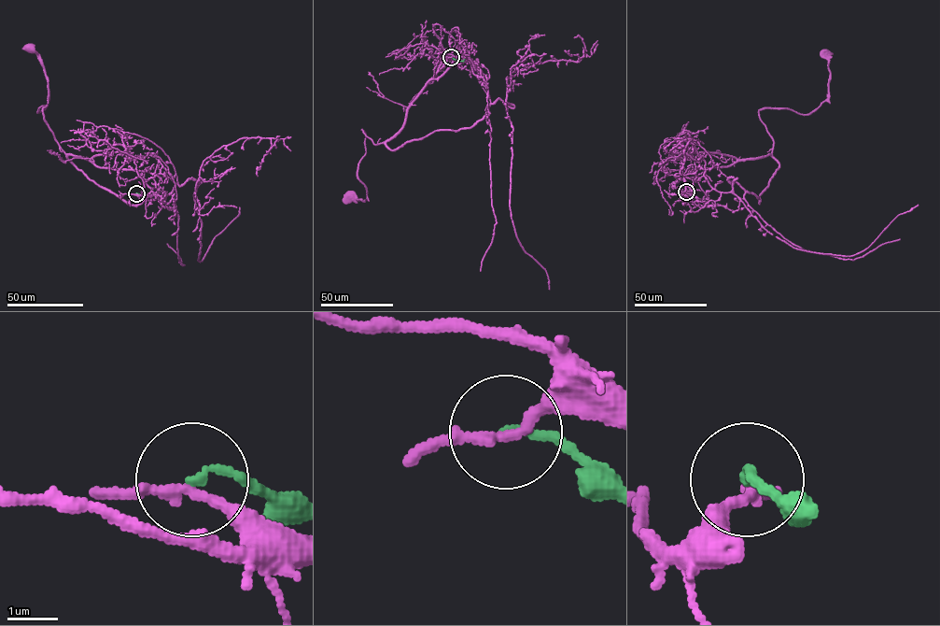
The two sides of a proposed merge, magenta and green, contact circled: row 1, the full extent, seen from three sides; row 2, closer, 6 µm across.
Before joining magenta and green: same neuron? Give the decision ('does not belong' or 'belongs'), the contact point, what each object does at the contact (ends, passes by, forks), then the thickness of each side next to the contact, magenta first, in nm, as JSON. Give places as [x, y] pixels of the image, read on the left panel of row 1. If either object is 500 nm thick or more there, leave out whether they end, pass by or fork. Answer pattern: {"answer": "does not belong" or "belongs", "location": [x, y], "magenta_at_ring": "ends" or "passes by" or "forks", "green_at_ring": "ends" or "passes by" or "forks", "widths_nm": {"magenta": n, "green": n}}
{"answer": "does not belong", "location": [136, 193], "magenta_at_ring": "passes by", "green_at_ring": "ends", "widths_nm": {"magenta": 200, "green": 160}}

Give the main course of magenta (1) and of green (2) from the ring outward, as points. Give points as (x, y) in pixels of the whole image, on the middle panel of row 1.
1: (451, 57), (465, 57), (427, 83), (393, 135), (374, 144), (362, 129), (357, 178), (367, 199), (350, 194)
2: (451, 57), (461, 61), (464, 59)

